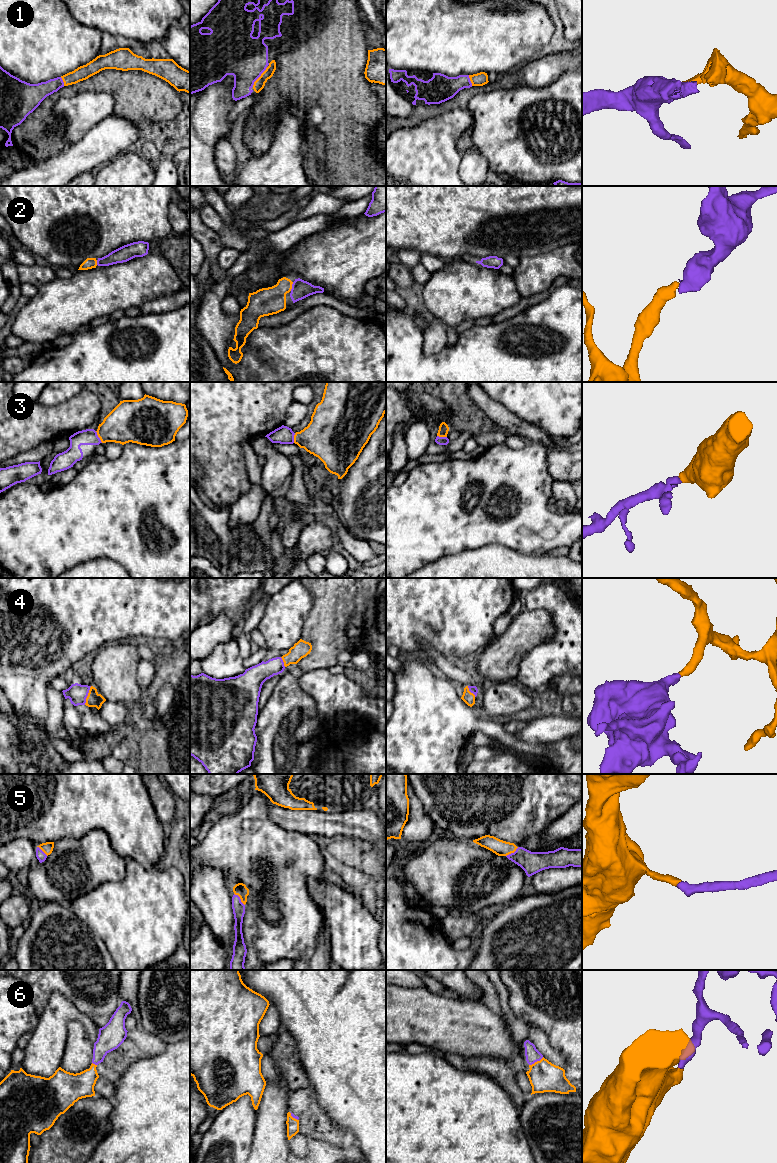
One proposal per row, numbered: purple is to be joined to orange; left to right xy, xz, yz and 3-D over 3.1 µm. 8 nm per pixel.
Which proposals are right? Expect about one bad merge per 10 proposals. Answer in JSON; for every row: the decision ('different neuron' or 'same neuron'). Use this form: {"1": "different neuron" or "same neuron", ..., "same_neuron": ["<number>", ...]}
{"1": "same neuron", "2": "same neuron", "3": "same neuron", "4": "same neuron", "5": "same neuron", "6": "same neuron", "same_neuron": ["1", "2", "3", "4", "5", "6"]}

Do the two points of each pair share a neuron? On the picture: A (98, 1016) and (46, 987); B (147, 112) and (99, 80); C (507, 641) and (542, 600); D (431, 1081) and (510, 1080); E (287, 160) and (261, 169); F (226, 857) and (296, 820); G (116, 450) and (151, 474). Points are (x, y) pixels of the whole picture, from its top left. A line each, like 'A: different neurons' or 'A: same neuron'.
A: same neuron
B: same neuron
C: different neurons
D: different neurons
E: same neuron
F: different neurons
G: different neurons

